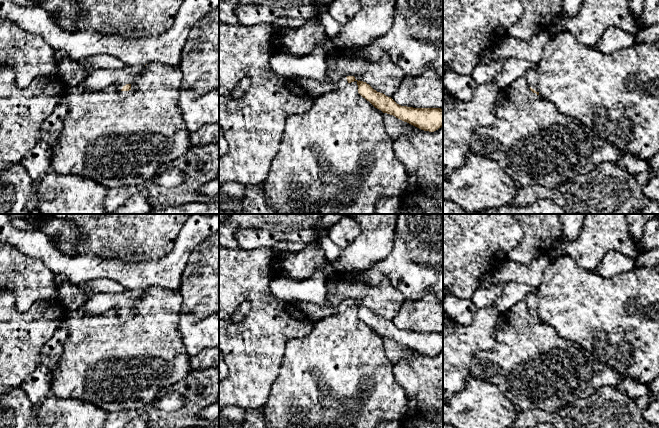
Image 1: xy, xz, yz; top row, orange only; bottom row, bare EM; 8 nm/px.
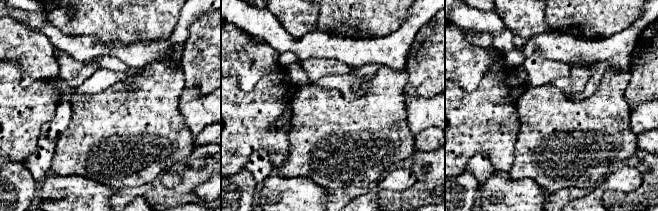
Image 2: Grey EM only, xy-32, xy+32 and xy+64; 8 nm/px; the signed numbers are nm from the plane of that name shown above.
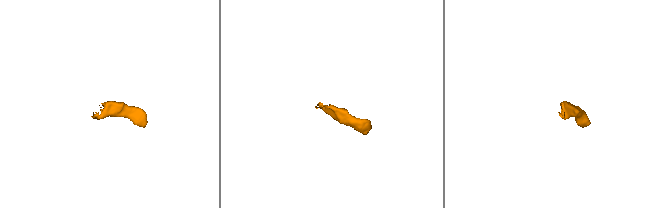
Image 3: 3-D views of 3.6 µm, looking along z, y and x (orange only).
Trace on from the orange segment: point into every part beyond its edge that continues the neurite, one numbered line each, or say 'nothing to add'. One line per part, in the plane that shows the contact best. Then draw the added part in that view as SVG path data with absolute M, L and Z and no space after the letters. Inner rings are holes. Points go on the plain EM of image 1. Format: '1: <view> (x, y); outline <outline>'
1: xy (101, 302); outline M144 288L125 289L121 294L98 293L87 299L80 310L88 314L102 314L111 309L117 309L121 314L126 308L131 308L136 300L144 294Z

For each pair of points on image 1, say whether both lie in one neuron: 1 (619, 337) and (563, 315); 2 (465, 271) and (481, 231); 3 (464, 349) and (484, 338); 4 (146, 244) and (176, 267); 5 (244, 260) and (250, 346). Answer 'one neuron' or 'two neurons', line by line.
1: one neuron
2: one neuron
3: one neuron
4: two neurons
5: one neuron

